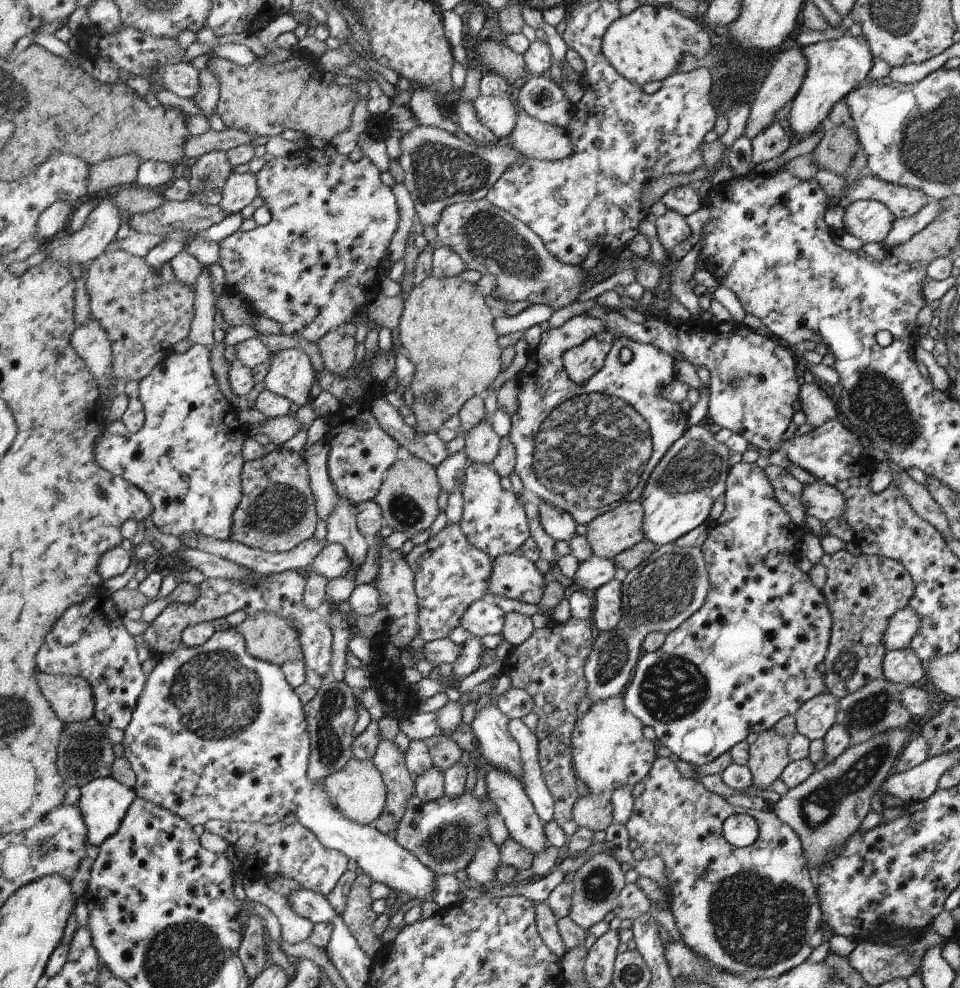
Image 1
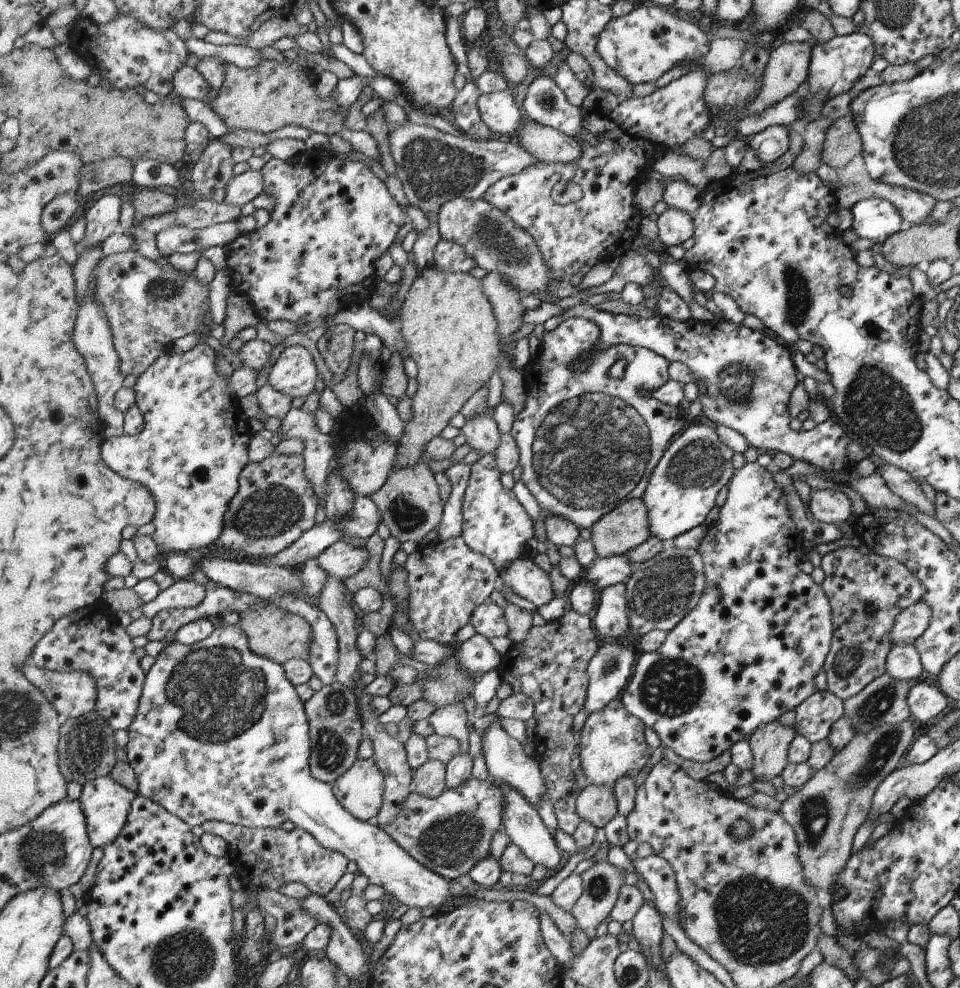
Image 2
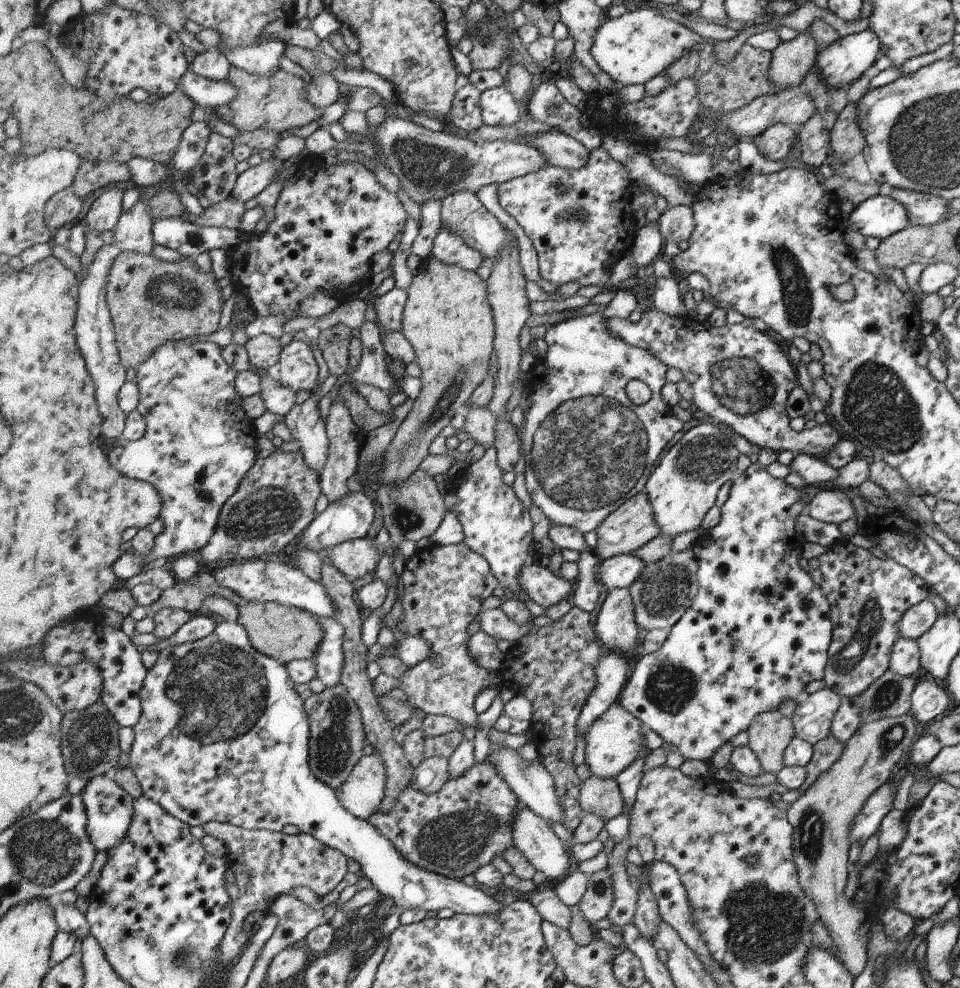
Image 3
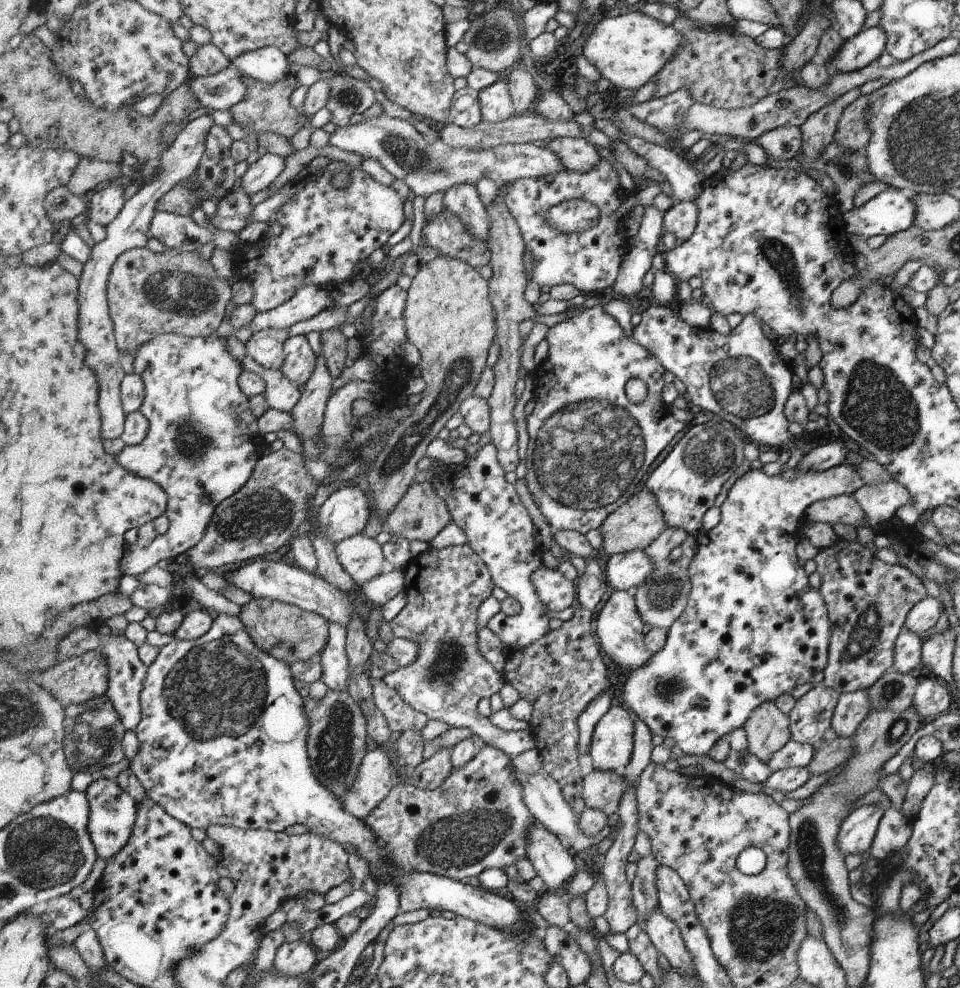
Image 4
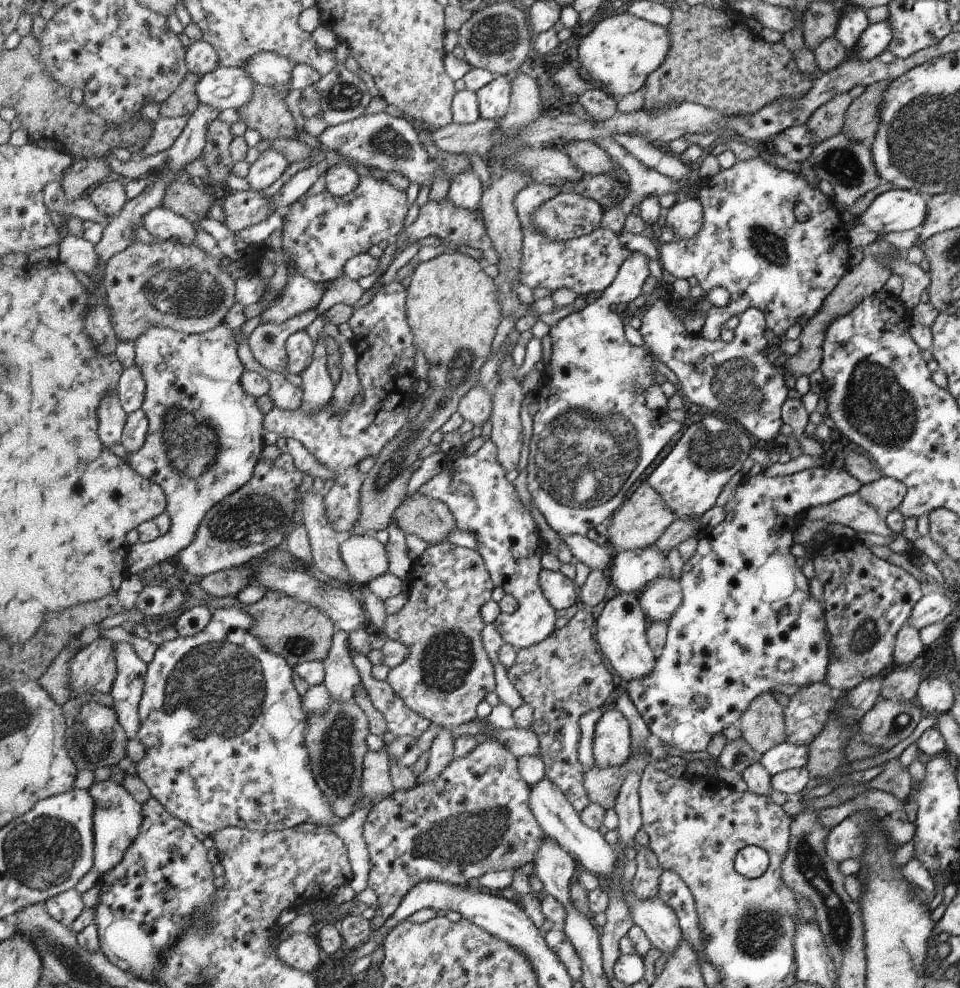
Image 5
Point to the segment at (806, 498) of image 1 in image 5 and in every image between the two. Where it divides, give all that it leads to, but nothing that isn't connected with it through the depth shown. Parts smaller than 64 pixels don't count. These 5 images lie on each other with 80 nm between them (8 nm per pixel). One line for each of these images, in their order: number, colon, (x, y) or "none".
2: (827, 506)
3: (830, 506)
4: (843, 508)
5: (850, 510)

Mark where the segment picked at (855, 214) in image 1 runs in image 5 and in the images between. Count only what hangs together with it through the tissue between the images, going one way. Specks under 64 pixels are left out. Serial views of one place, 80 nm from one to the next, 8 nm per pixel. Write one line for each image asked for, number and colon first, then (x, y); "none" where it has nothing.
2: (874, 219)
3: (880, 216)
4: (887, 213)
5: (895, 210)

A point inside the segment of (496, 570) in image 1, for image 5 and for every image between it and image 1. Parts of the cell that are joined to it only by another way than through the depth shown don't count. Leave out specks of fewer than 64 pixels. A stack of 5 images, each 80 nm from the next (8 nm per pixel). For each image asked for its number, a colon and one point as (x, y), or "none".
2: (523, 577)
3: (545, 589)
4: (556, 591)
5: (561, 592)

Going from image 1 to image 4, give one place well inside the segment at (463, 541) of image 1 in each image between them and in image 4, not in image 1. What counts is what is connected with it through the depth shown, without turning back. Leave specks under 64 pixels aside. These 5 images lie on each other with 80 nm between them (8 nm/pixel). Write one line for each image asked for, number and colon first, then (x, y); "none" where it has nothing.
2: (448, 580)
3: (444, 586)
4: (444, 587)

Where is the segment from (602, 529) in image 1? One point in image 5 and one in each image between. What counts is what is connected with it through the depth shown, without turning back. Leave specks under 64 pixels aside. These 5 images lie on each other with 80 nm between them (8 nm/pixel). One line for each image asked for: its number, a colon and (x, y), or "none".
2: (626, 527)
3: (632, 526)
4: (633, 526)
5: (644, 517)

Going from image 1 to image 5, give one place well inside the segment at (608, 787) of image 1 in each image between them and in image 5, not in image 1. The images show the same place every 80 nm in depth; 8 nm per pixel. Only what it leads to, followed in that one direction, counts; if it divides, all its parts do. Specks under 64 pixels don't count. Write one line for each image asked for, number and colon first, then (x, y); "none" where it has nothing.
2: (611, 745)
3: (613, 742)
4: (611, 748)
5: (611, 744)

